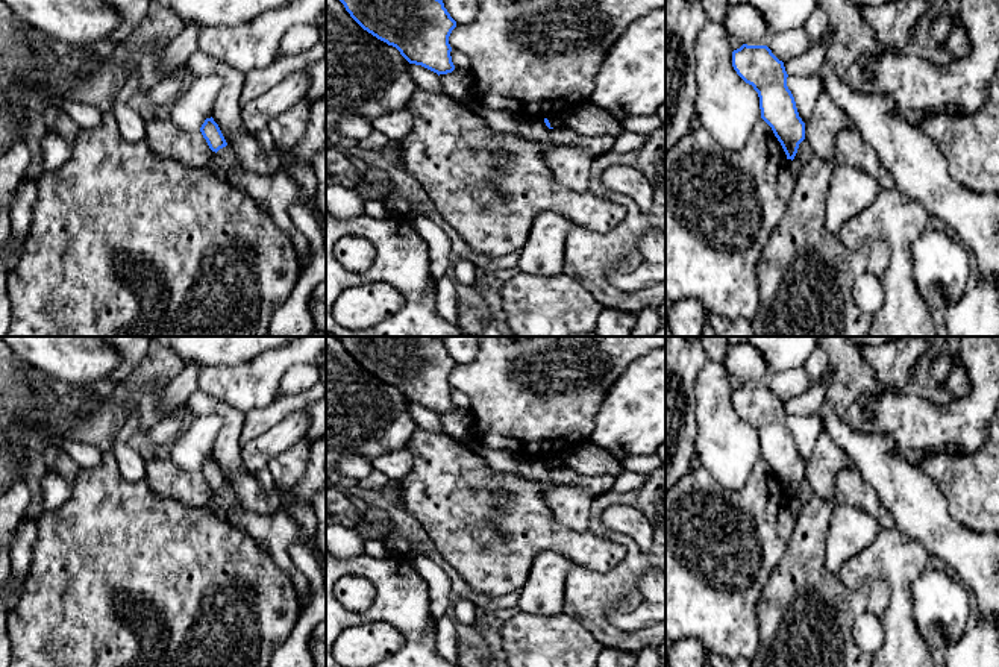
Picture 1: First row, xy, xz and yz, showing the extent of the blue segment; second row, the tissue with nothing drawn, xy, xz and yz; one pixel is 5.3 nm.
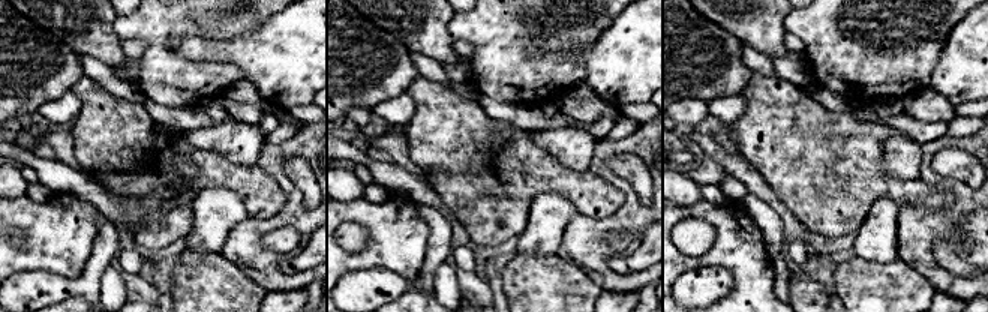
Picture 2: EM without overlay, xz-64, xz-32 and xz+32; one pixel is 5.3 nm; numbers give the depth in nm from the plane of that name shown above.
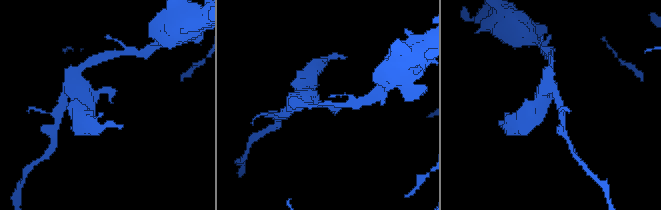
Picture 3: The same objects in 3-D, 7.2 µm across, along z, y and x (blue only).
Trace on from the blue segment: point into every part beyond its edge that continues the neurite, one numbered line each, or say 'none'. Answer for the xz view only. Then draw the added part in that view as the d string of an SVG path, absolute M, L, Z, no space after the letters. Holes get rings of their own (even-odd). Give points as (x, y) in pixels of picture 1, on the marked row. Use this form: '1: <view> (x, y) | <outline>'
none

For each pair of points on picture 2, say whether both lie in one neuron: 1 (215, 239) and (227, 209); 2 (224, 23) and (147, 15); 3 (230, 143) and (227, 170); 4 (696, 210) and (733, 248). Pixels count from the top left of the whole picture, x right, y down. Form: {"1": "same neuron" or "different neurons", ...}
{"1": "same neuron", "2": "same neuron", "3": "different neurons", "4": "same neuron"}

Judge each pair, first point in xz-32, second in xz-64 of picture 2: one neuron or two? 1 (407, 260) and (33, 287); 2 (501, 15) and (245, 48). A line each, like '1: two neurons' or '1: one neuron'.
1: two neurons
2: two neurons

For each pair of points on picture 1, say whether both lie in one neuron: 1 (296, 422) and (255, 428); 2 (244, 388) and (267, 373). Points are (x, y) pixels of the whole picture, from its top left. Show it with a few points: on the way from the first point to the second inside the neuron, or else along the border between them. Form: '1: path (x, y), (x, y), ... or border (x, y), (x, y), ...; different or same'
1: border (306, 411), (288, 413), (261, 434), (244, 441); different
2: path (250, 385), (259, 384), (263, 379); same

